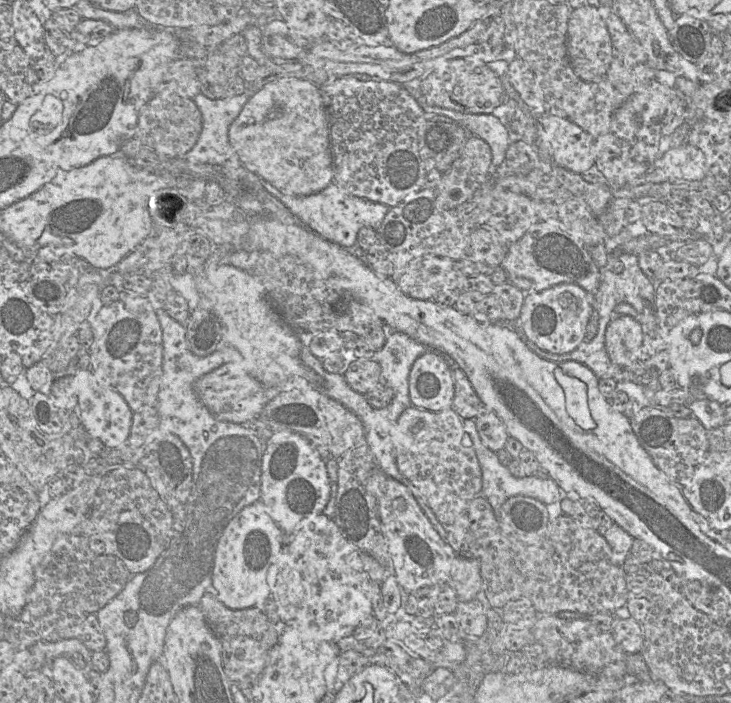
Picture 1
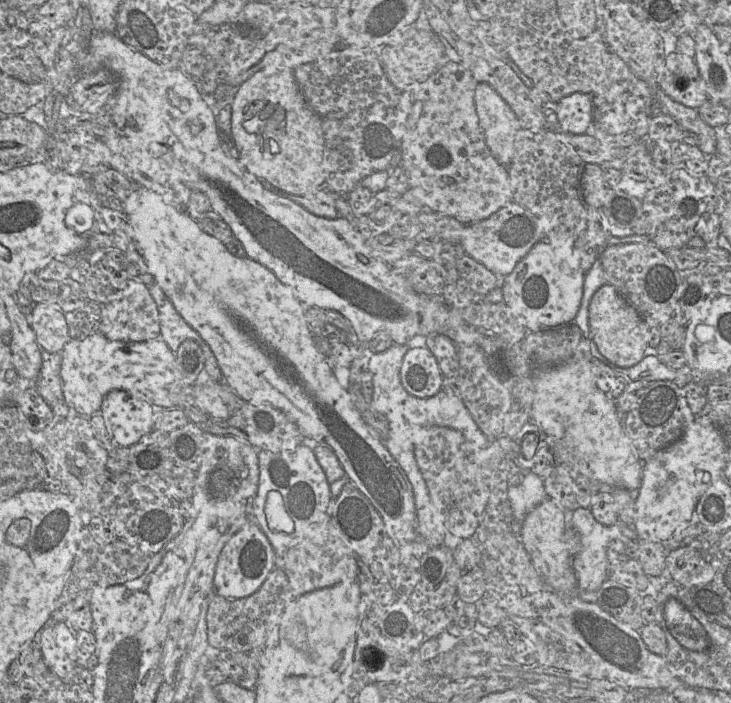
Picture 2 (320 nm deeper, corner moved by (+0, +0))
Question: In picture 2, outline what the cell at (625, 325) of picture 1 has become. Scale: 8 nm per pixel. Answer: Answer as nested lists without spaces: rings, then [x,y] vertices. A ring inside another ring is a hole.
[[[604,285],[592,296],[589,304],[591,338],[598,351],[612,366],[628,368],[645,356],[649,330],[643,317],[612,285]]]

